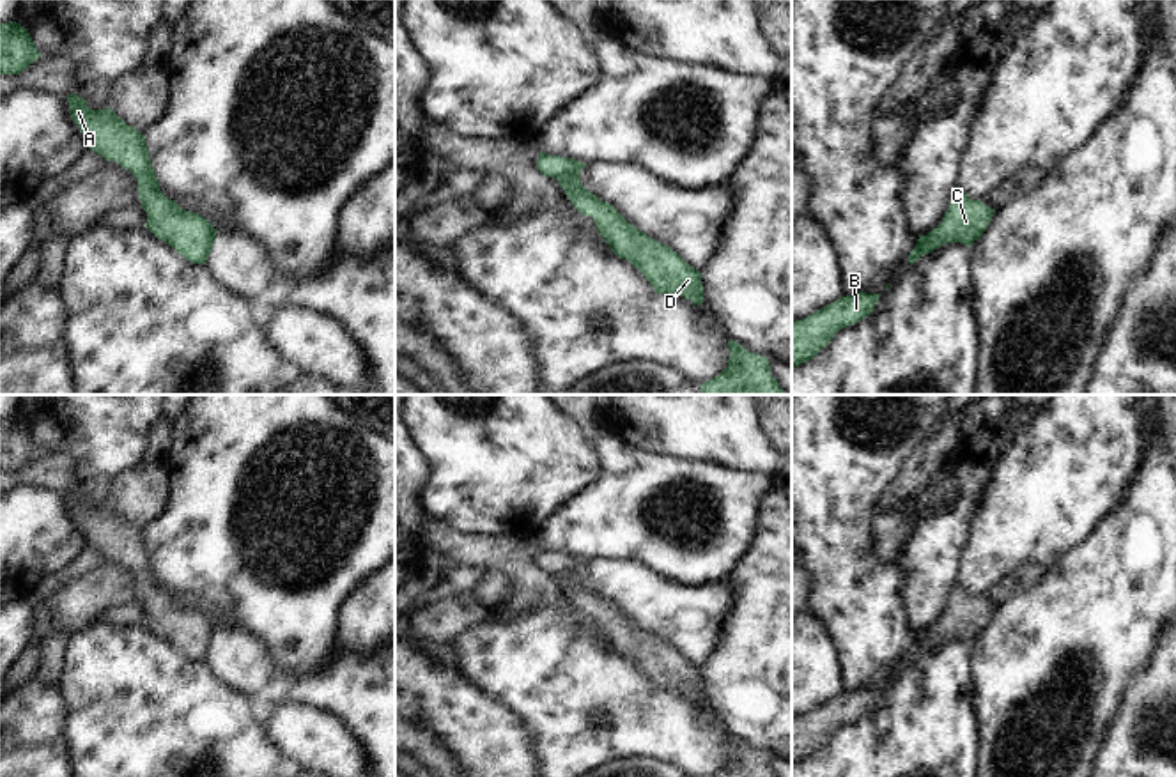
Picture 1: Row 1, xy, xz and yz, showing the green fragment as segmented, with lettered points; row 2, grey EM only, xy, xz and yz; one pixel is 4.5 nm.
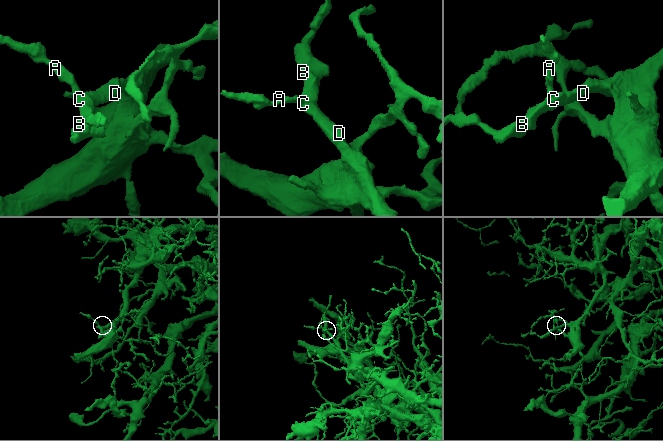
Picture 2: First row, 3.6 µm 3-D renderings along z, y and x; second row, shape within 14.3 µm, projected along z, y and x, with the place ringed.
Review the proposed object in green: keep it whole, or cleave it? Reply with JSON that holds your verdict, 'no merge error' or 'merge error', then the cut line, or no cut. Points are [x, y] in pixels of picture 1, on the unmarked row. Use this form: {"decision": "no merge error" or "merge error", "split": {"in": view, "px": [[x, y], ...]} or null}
{"decision": "no merge error", "split": null}

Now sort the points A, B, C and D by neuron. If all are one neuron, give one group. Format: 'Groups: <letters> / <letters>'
Groups: A B C D

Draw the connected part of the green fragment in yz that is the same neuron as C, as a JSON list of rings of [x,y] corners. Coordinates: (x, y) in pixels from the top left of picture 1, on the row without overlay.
[[[958,581],[942,619],[926,632],[919,632],[916,644],[909,651],[909,660],[912,662],[921,651],[932,650],[948,639],[962,639],[971,644],[992,618],[994,609],[981,596],[971,596]]]

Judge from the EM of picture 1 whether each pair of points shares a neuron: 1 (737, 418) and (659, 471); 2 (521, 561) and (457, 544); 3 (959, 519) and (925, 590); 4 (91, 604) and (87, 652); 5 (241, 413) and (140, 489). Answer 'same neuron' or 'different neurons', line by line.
1: different neurons
2: same neuron
3: same neuron
4: different neurons
5: different neurons

